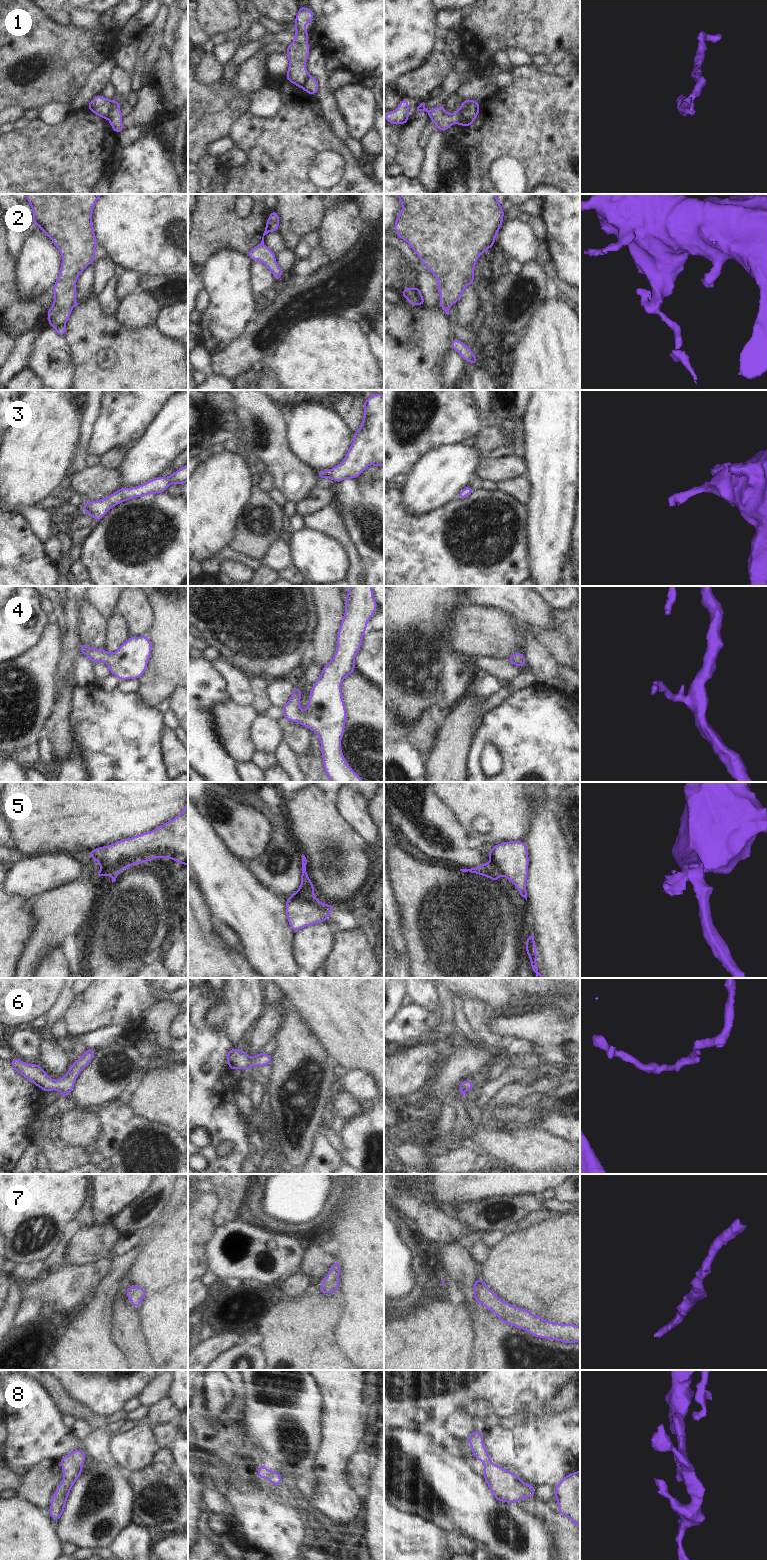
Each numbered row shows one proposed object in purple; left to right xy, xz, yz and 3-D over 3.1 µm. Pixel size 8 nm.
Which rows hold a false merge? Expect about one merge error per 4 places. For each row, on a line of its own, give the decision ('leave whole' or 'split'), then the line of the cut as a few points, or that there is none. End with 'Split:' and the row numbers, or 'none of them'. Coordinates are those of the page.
1: split | yz (464, 101), (462, 115), (458, 123)
2: split | xy (64, 324), (59, 324), (54, 328)
3: leave whole | no cut
4: leave whole | no cut
5: split | xz (291, 896), (315, 898)
6: leave whole | no cut
7: leave whole | no cut
8: leave whole | no cut
Split: 1, 2, 5

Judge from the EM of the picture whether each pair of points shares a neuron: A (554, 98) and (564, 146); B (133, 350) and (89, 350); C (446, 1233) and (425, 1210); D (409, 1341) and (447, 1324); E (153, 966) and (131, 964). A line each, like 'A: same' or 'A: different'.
A: same
B: same
C: same
D: same
E: different

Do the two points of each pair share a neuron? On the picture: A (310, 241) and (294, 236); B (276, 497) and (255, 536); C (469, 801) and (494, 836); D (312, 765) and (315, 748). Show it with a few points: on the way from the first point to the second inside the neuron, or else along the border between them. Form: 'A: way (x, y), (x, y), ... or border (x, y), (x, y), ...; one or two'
A: border (317, 228), (306, 232), (292, 250); two
B: border (268, 497), (281, 508); two
C: way (479, 805), (494, 820), (494, 826); one
D: way (312, 761), (314, 752); one

